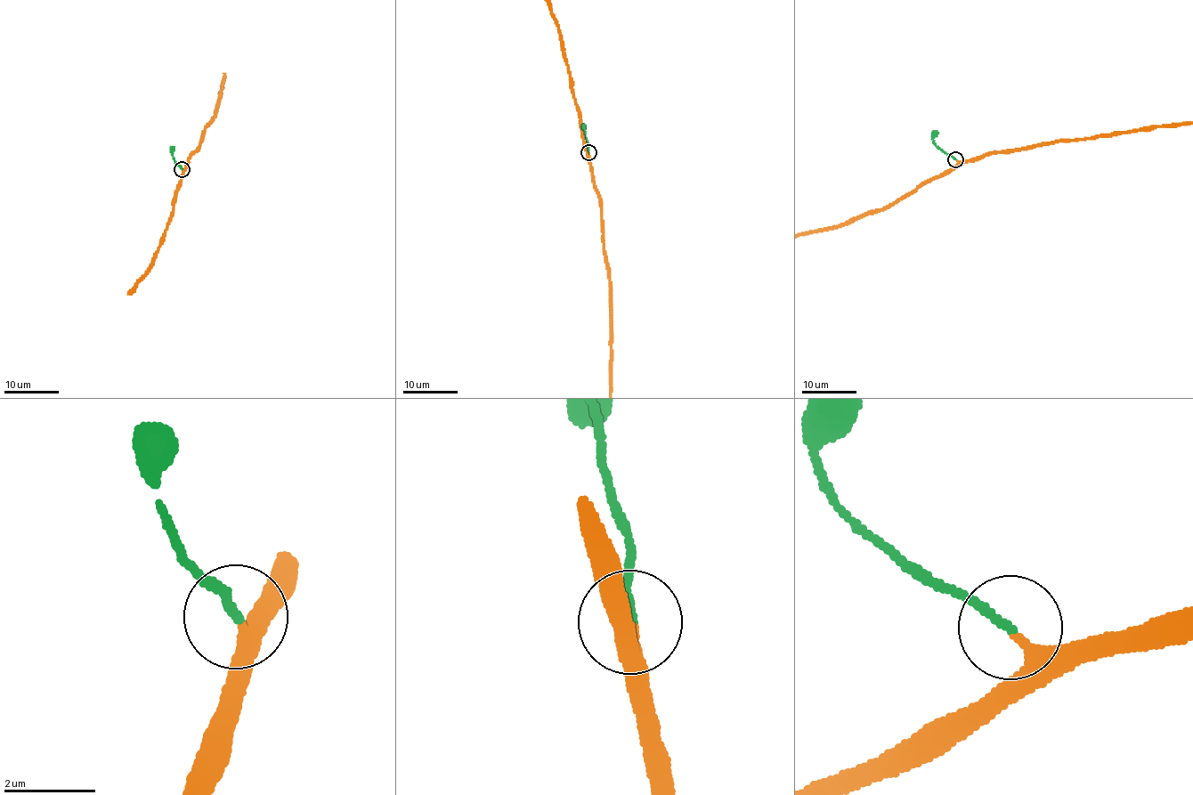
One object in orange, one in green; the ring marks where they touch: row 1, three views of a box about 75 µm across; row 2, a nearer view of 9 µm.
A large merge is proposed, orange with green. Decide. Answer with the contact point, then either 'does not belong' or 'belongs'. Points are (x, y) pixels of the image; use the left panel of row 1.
at (182, 169); belongs

